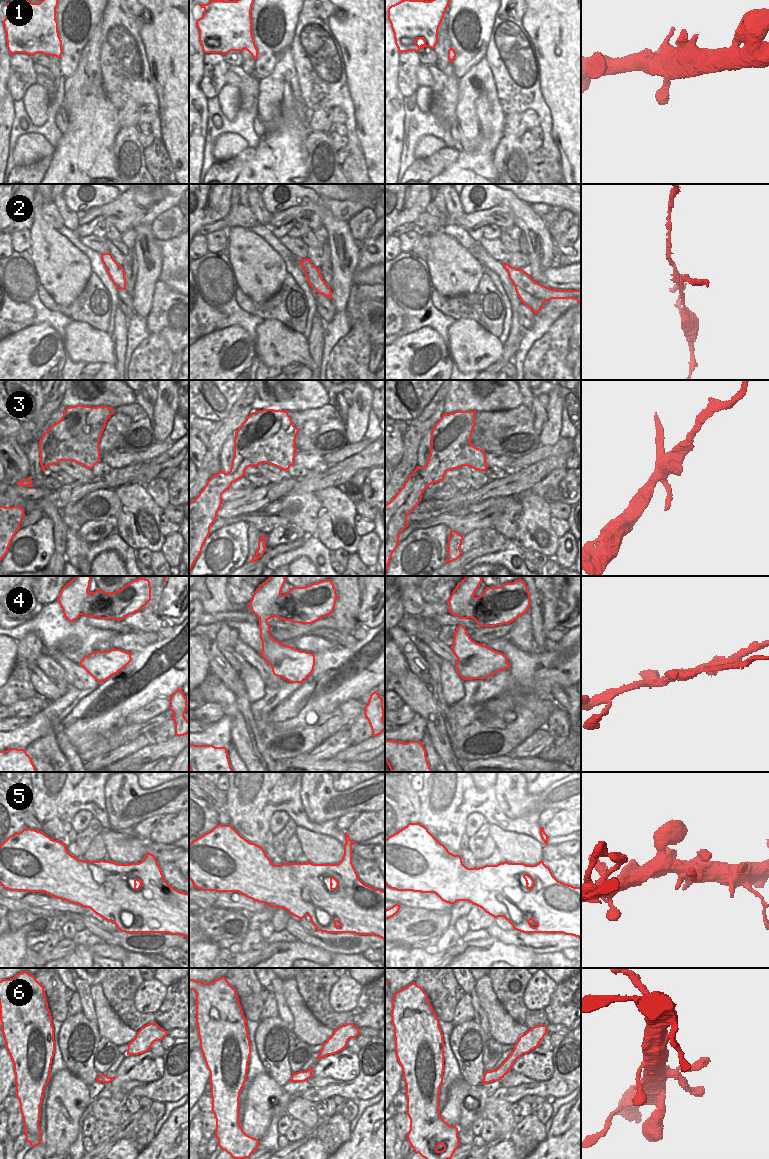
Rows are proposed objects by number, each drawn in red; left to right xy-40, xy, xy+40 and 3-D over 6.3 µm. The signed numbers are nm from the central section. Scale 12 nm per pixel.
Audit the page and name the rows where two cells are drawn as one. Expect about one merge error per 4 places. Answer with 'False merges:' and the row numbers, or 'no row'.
False merges: 2, 3, 4

